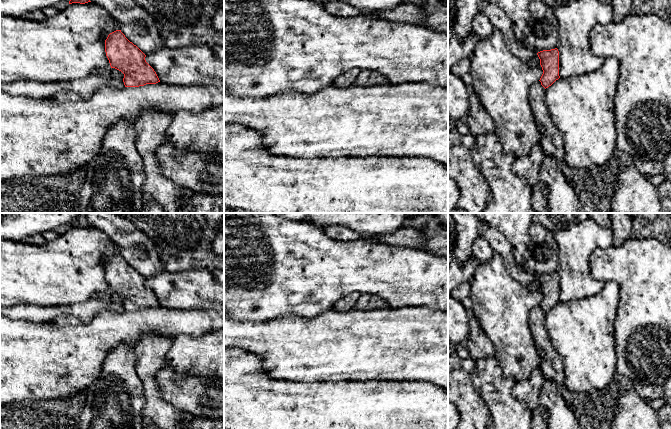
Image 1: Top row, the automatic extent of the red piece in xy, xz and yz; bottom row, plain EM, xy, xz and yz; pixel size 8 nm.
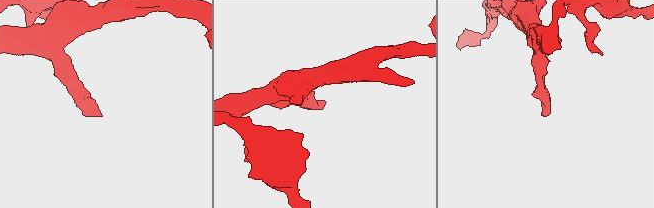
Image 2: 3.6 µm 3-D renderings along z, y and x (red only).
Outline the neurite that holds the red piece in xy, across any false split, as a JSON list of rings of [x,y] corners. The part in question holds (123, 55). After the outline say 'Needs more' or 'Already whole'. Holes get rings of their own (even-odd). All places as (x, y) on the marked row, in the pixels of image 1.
[[[116,30],[108,35],[105,40],[105,52],[111,68],[115,68],[124,74],[125,87],[139,87],[160,82],[154,69],[146,62],[146,55],[129,41],[121,30]]]. Already whole

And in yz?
[[[557,48],[543,50],[537,53],[543,74],[529,90],[530,106],[538,127],[542,130],[540,145],[545,154],[553,157],[564,177],[572,183],[573,169],[564,160],[564,144],[562,137],[554,125],[549,110],[545,105],[545,90],[551,86],[559,76],[559,51]]]. Needs more

